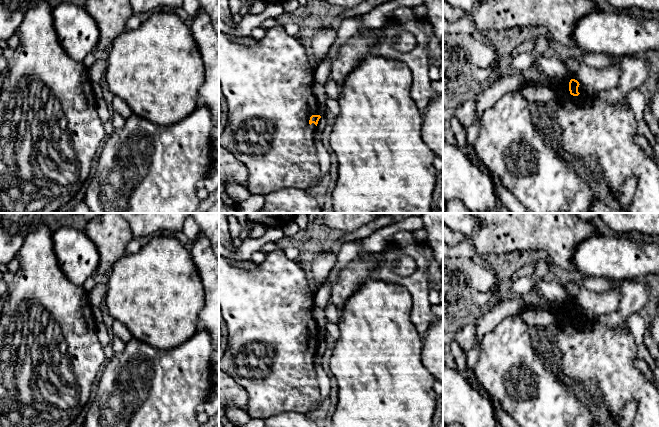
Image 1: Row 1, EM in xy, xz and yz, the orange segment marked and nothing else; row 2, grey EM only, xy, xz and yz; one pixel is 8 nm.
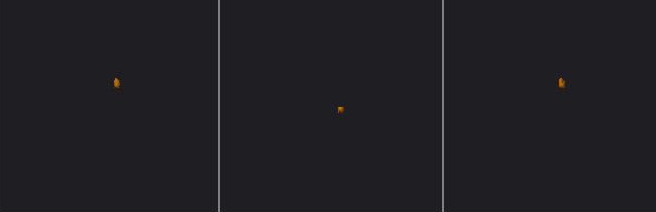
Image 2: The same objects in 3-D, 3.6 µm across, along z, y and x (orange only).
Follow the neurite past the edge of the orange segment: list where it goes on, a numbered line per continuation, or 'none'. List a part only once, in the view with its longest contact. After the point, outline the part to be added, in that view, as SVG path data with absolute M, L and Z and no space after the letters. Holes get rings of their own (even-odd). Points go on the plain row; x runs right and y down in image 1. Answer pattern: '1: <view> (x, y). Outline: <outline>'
1: xz (268, 310). Outline: M278 248L270 253L267 253L265 260L258 263L252 270L246 270L232 265L229 259L219 256L219 308L222 317L227 324L228 337L227 348L224 356L219 360L219 369L228 374L235 382L242 386L247 395L248 401L246 404L247 413L252 419L268 419L274 415L279 415L286 412L295 412L307 415L315 410L315 407L321 403L321 395L317 374L315 369L316 349L309 348L312 339L320 339L320 330L313 316L314 308L314 292L310 289L306 279L307 268L299 262L288 259L284 250Z

